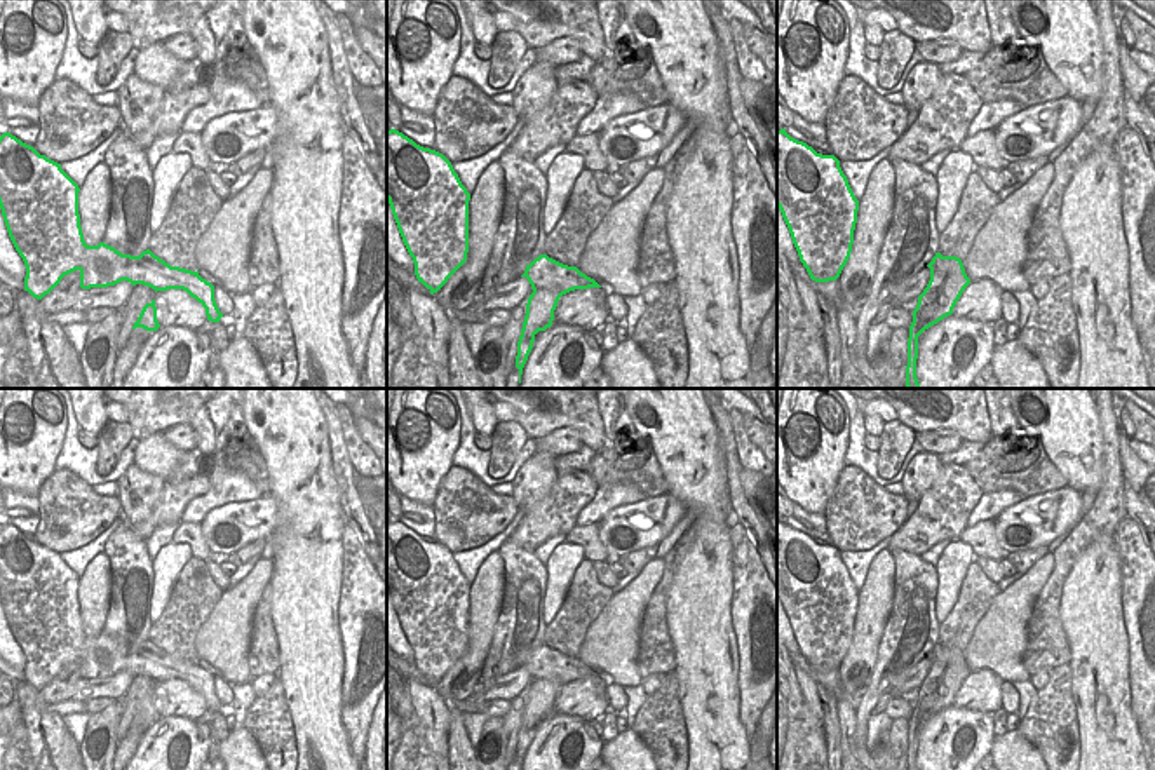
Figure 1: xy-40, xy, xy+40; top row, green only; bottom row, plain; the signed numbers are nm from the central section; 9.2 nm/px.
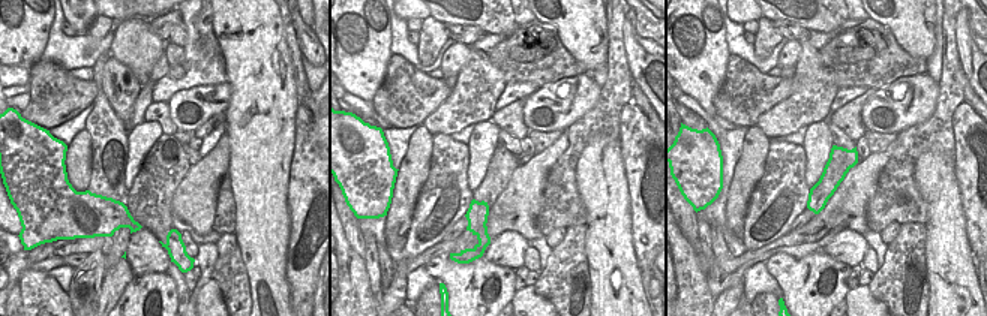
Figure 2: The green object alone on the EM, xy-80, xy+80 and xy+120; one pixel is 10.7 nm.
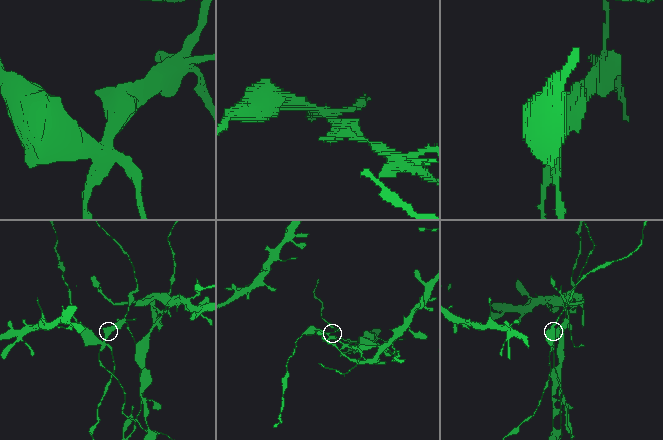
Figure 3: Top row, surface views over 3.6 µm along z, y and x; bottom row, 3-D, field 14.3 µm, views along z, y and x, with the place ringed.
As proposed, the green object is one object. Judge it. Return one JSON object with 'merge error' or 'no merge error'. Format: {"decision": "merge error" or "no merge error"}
{"decision": "merge error"}

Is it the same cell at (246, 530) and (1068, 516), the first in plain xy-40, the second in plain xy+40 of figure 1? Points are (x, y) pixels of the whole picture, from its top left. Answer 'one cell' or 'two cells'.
one cell

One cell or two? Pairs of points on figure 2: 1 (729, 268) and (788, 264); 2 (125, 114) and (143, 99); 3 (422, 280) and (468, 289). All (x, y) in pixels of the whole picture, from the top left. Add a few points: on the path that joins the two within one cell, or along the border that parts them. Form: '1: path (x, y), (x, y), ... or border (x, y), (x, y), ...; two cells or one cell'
1: border (800, 259), (786, 253), (774, 253), (765, 262); two cells
2: border (141, 89), (135, 101), (131, 125), (126, 129); two cells
3: border (423, 265), (438, 280); two cells

